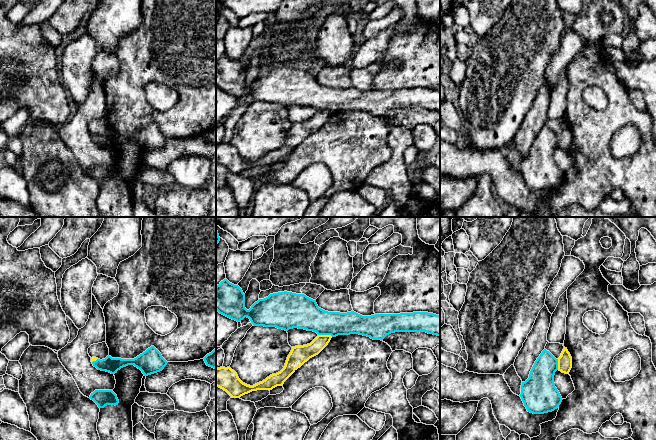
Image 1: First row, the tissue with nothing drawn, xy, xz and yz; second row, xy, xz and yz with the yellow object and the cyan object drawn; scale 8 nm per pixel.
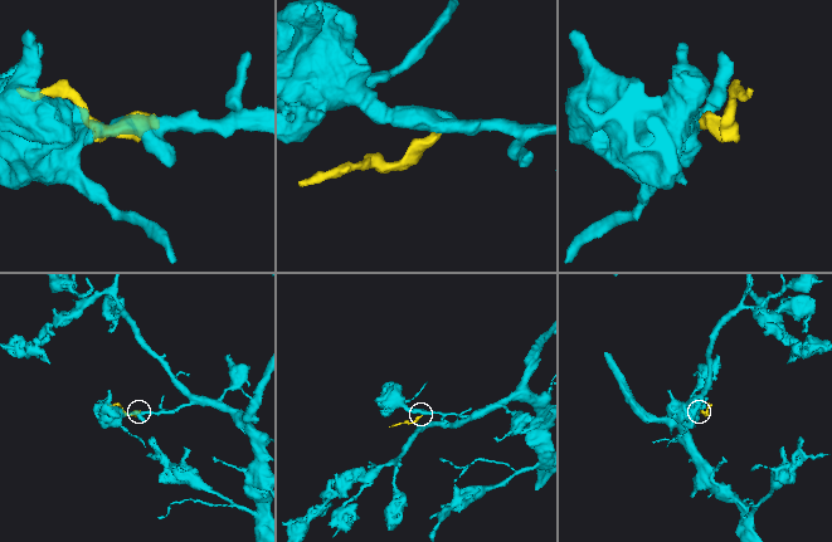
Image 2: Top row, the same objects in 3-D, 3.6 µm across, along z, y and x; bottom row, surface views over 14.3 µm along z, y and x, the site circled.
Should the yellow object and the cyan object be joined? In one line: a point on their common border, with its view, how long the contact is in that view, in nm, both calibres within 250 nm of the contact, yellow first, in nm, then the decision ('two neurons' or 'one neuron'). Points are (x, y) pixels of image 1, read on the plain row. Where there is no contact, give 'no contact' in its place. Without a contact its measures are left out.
contact xz (325, 111); length 120 nm; calibres 140 and 260 nm; two neurons

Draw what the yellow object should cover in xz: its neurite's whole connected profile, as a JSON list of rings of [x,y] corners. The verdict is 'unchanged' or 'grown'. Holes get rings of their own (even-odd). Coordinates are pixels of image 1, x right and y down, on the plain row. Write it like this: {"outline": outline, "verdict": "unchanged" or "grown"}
{"outline": [[[318,111],[310,120],[292,123],[284,144],[253,162],[243,159],[230,143],[216,144],[216,162],[226,167],[232,174],[257,166],[272,166],[284,158],[310,134],[318,131],[330,118],[331,111]]], "verdict": "unchanged"}

